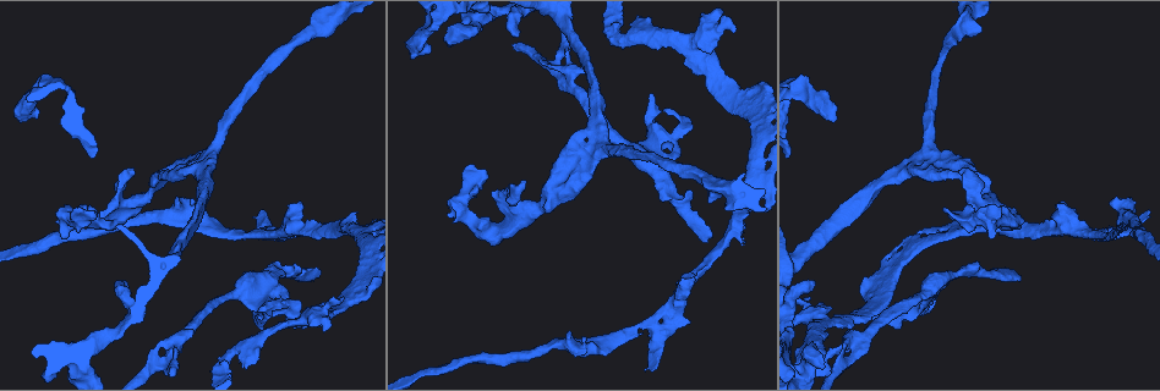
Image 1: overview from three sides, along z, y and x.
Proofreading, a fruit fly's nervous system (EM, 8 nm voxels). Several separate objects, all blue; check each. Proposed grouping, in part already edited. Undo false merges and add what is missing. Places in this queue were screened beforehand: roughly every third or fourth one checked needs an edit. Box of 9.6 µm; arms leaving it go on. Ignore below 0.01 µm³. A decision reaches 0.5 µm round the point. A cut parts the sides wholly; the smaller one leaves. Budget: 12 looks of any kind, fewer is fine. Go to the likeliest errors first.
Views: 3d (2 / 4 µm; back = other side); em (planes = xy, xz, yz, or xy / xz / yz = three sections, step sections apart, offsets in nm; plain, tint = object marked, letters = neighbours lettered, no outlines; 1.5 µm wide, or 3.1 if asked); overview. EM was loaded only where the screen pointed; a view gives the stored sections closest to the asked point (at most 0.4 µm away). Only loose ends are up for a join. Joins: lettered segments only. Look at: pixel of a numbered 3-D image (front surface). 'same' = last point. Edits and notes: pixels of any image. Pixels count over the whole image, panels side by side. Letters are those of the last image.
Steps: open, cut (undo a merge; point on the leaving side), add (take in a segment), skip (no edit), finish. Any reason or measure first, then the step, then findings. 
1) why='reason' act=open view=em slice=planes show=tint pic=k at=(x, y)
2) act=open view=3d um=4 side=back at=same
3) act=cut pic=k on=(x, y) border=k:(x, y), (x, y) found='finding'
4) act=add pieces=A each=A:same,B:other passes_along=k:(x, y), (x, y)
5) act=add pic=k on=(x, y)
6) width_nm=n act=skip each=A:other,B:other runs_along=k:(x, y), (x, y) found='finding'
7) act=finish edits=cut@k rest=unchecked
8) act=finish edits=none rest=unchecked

act=open view=3d um=4 pic=1 at=(1021, 275)

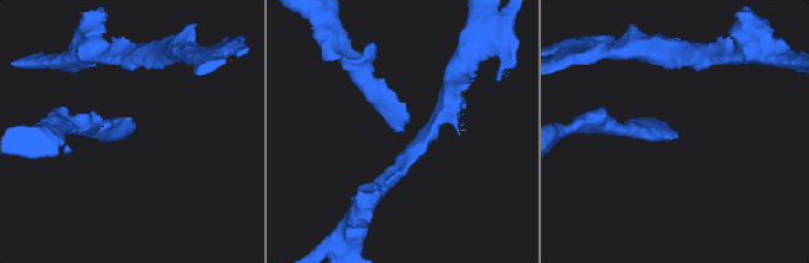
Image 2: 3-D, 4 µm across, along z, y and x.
why='shape alone is not enough' act=open view=em slice=planes show=letters pic=2 at=(127, 134)

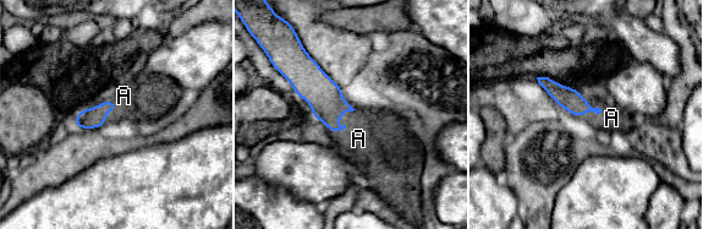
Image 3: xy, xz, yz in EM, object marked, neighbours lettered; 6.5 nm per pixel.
act=add pieces=A each=A:same passes_along=3:(570, 99), (572, 88), (593, 119) found='the cell continues'

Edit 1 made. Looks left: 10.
why='tapers out' act=open view=em slice=planes show=letters pic=1 at=(253, 218)

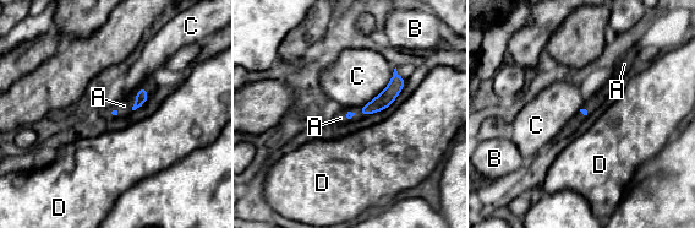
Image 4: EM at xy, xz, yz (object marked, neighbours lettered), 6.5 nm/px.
act=add pieces=A each=A:same,B:other,C:other,D:other passes_along=4:(142, 96), (135, 101), (124, 106) found='it goes on there'

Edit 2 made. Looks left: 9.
why='branch point' act=open view=3d um=2 pic=1 at=(178, 345)

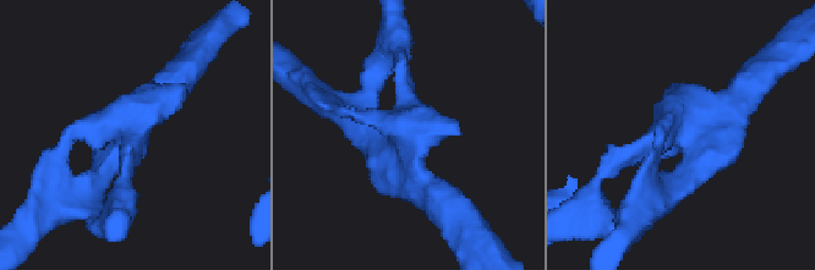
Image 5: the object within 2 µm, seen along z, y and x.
why='shape alone is not enough' act=open view=em slice=xz step=8 show=letters pic=5 at=(137, 125)

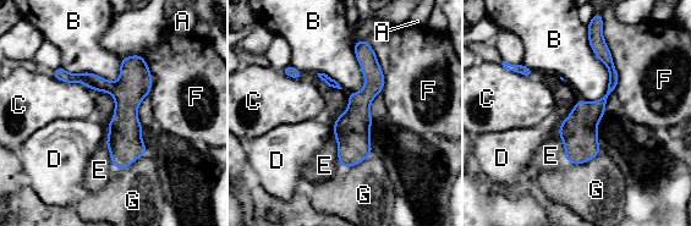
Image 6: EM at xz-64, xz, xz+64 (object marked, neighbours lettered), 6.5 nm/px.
width_nm=140 act=skip each=A:other,B:other,C:other,D:other,E:other,F:other,G:other runs_along=6:(358, 43), (369, 92), (346, 164) found='all the same cell'

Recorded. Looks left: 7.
act=finish edits=add@3,add@4 rest=unchecked

